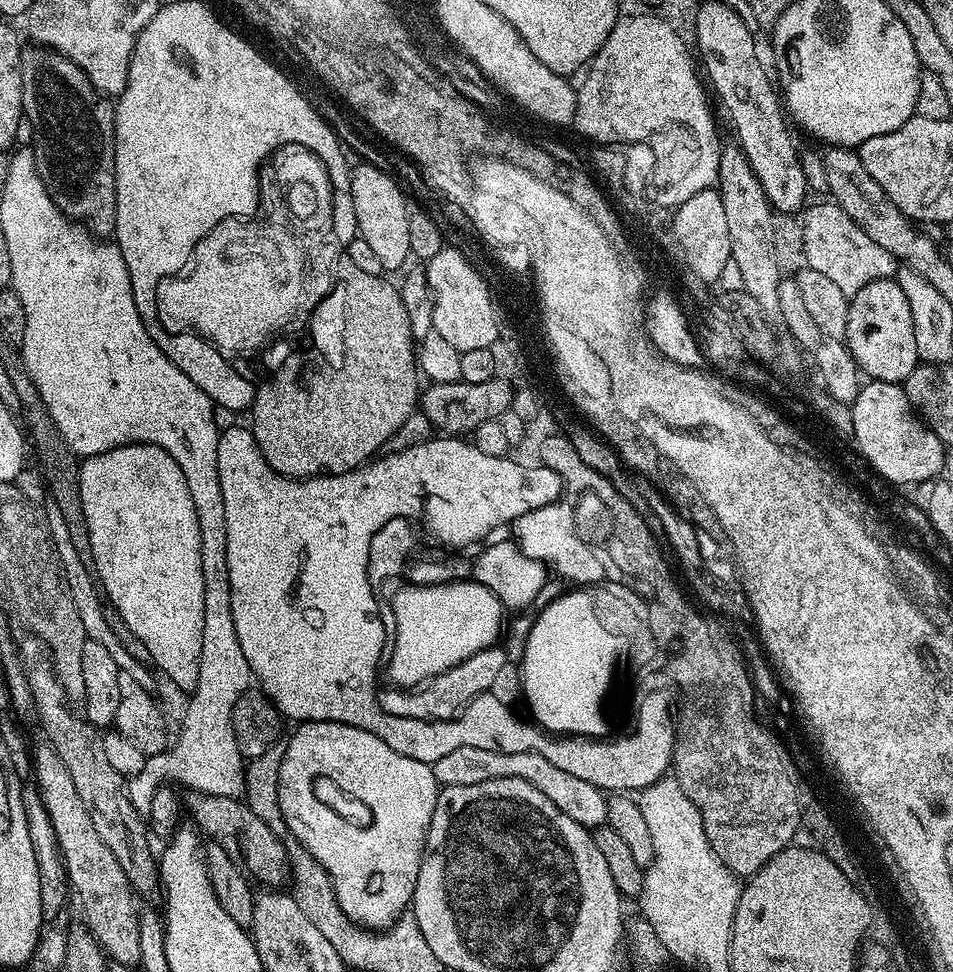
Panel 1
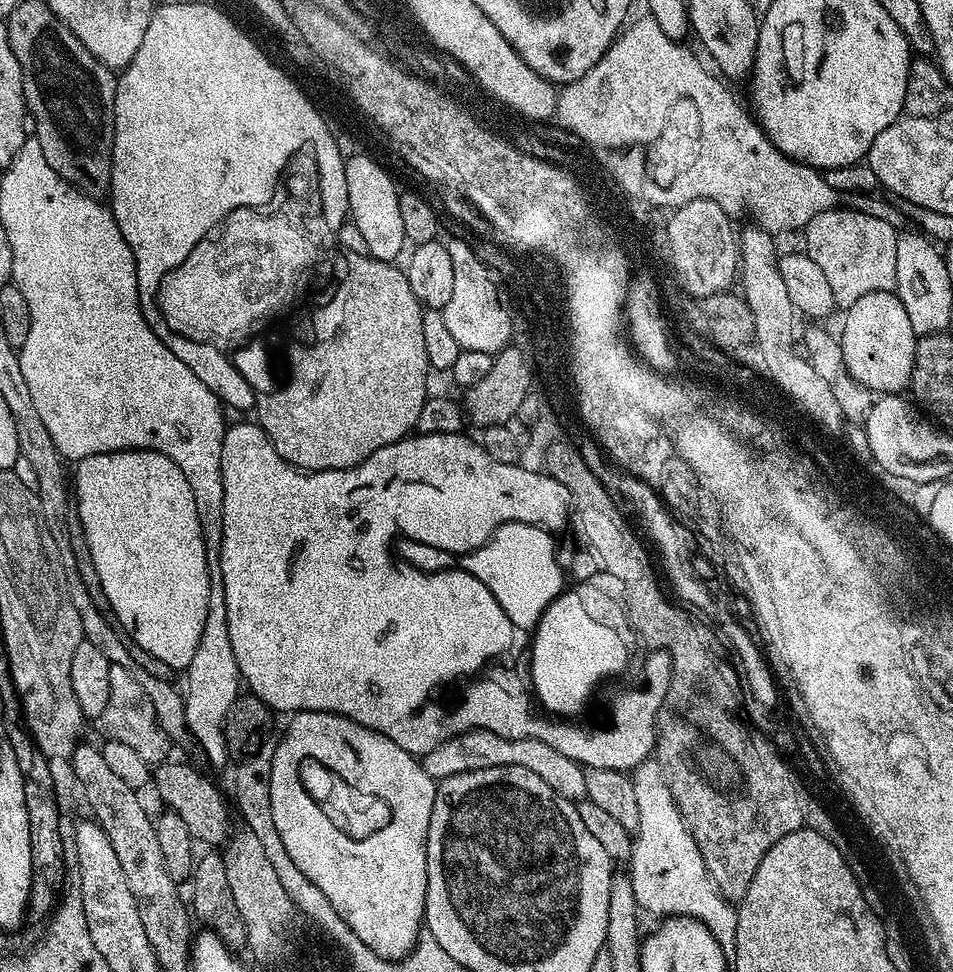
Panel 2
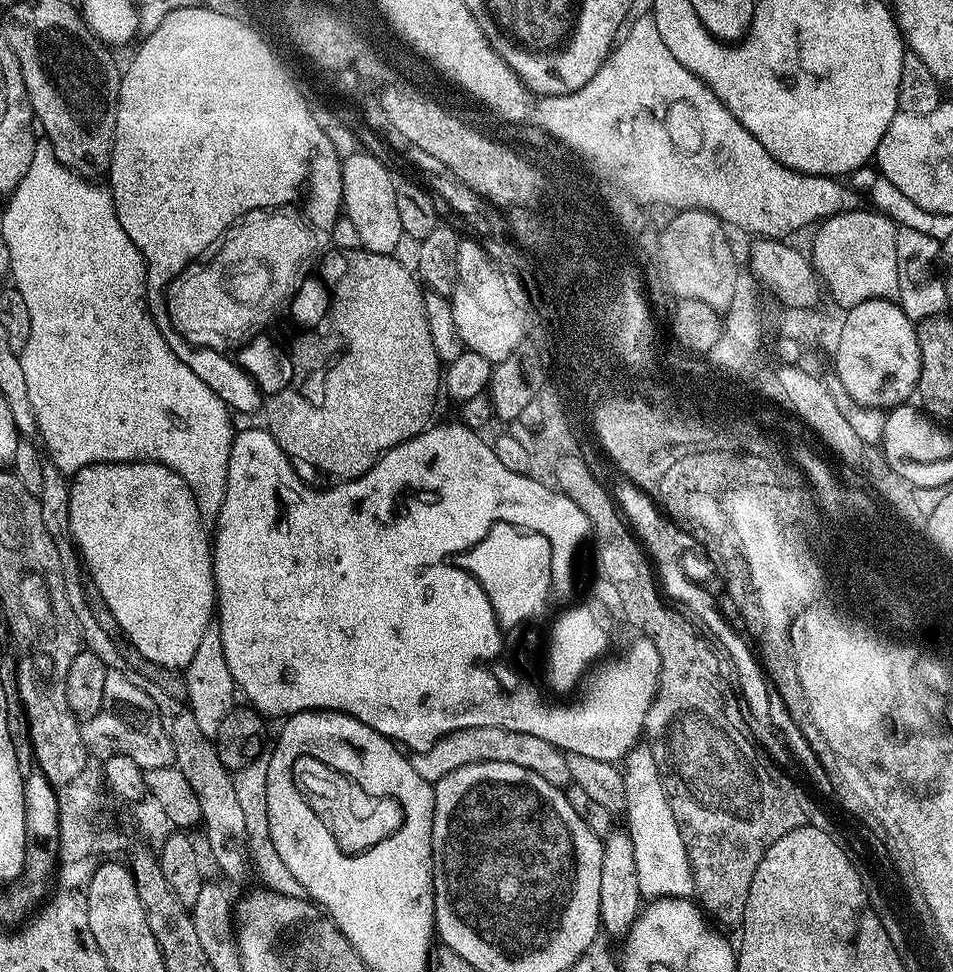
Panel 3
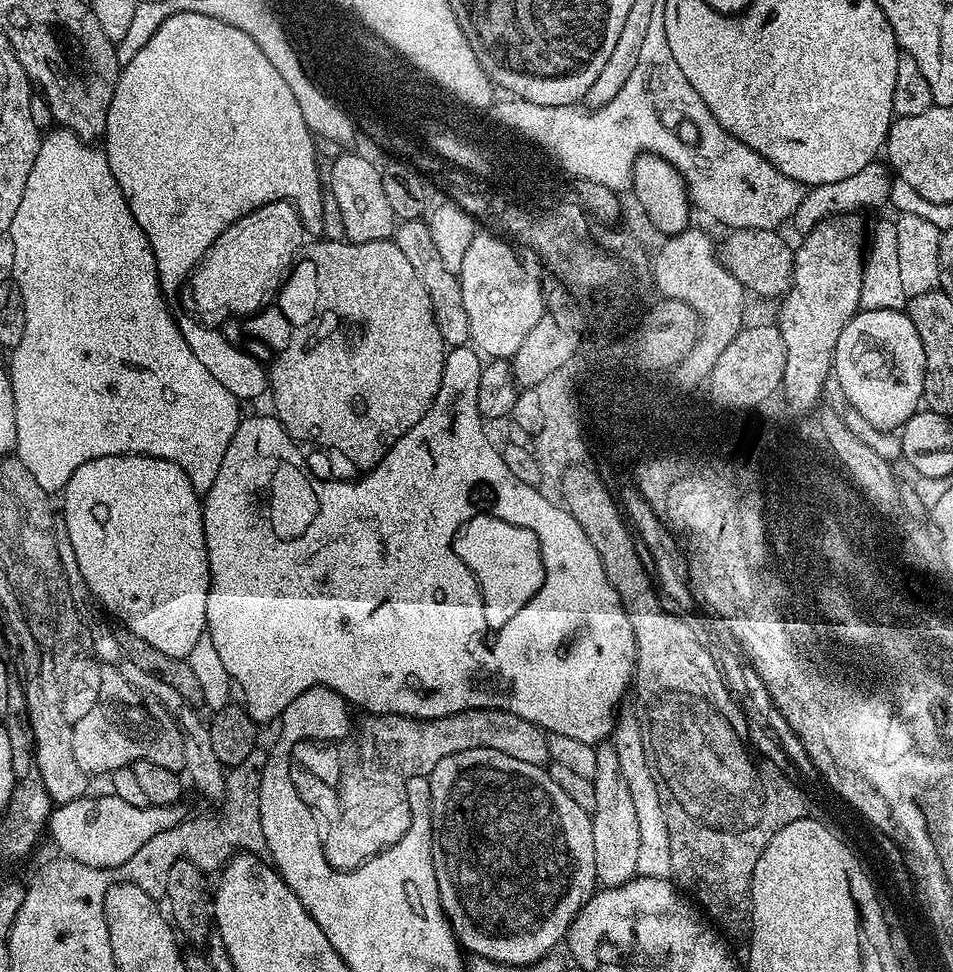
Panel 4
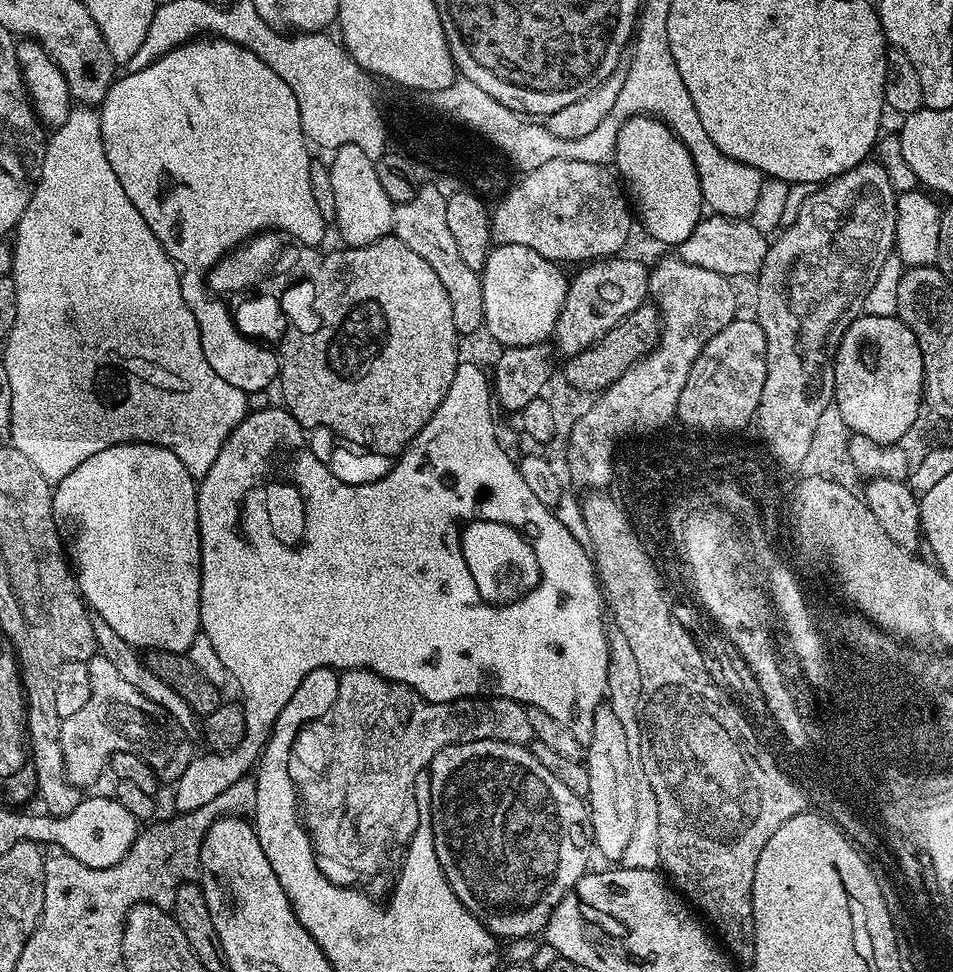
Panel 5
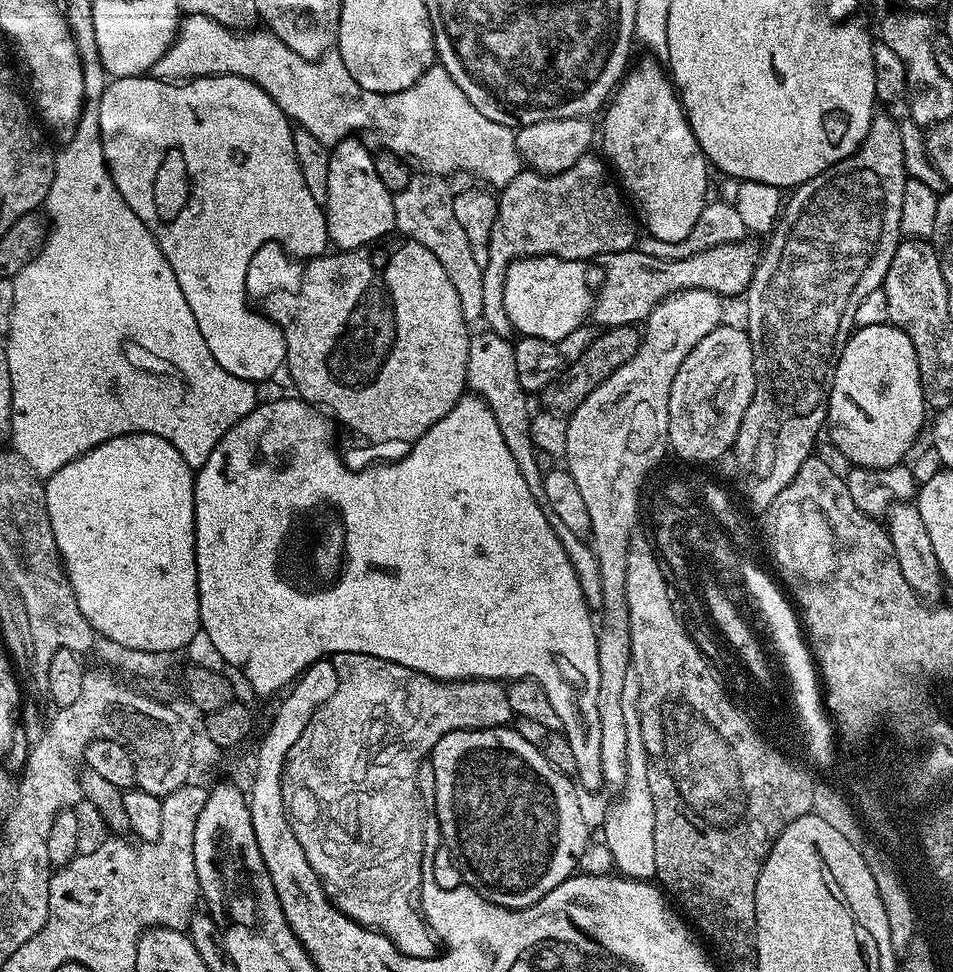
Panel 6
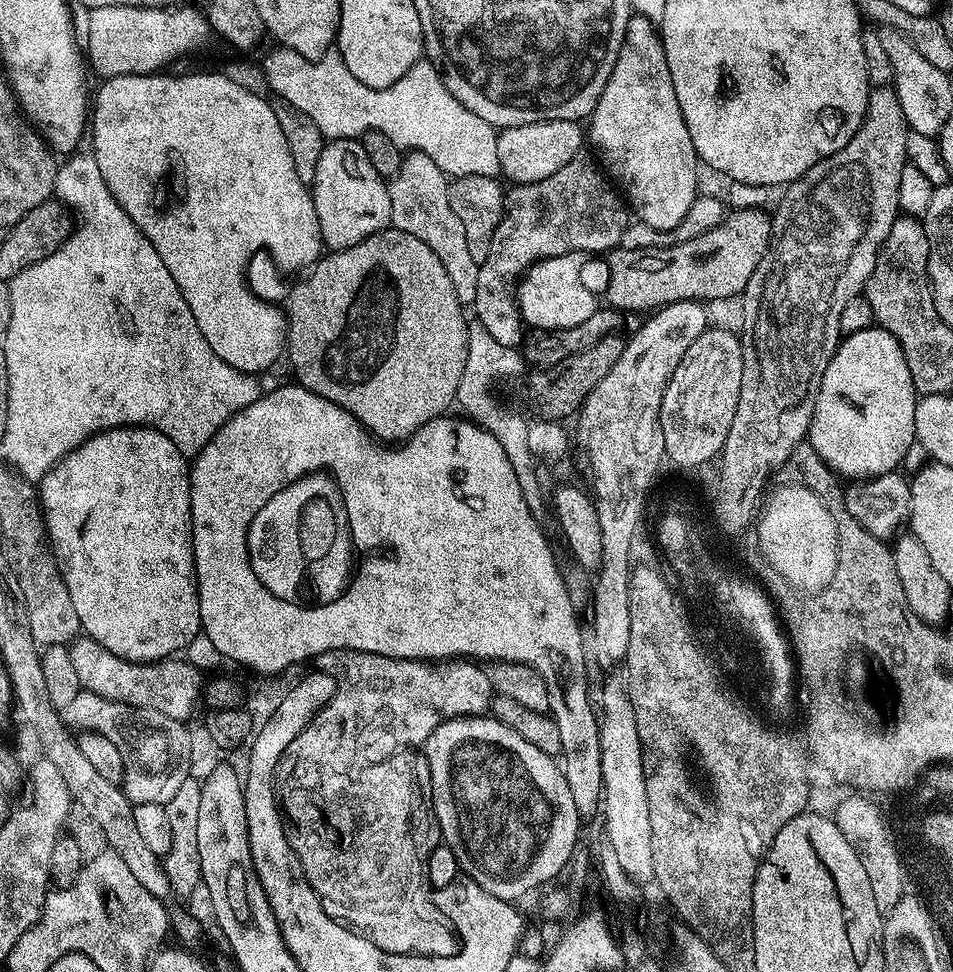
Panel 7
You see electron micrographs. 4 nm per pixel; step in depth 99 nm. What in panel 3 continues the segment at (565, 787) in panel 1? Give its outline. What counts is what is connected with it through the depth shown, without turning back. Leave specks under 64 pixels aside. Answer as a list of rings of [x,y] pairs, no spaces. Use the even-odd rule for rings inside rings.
[[[474,726],[449,731],[437,739],[436,745],[421,760],[424,761],[418,764],[418,768],[425,774],[433,774],[432,772],[440,774],[449,766],[472,764],[475,760],[494,760],[514,762],[514,766],[526,766],[534,770],[534,774],[546,778],[546,782],[550,782],[558,789],[563,789],[569,783],[568,760],[563,751],[550,746],[550,742],[545,742],[543,738],[538,738],[535,734],[498,726]]]

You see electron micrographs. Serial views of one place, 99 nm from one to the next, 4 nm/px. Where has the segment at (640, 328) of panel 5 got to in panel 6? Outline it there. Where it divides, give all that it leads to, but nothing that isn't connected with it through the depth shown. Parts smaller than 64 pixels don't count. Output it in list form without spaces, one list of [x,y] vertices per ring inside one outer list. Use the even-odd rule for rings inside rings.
[[[635,324],[603,329],[577,361],[569,364],[563,372],[552,378],[543,388],[543,407],[549,412],[570,414],[591,392],[598,386],[602,386],[602,382],[606,382],[606,378],[610,378],[610,374],[614,374],[618,366],[626,366],[626,362],[634,358],[640,345],[641,335],[641,329]]]

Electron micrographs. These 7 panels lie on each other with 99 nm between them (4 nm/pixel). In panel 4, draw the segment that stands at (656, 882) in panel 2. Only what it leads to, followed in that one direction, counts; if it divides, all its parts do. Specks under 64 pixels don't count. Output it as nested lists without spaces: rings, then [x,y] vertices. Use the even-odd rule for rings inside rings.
[[[621,707],[614,720],[614,731],[610,737],[616,748],[618,764],[622,766],[622,778],[630,786],[630,798],[634,800],[634,814],[638,816],[638,866],[637,873],[642,876],[667,877],[672,871],[670,866],[670,834],[666,830],[666,818],[662,814],[662,802],[654,774],[646,762],[646,746],[642,746],[640,719],[631,707]]]

